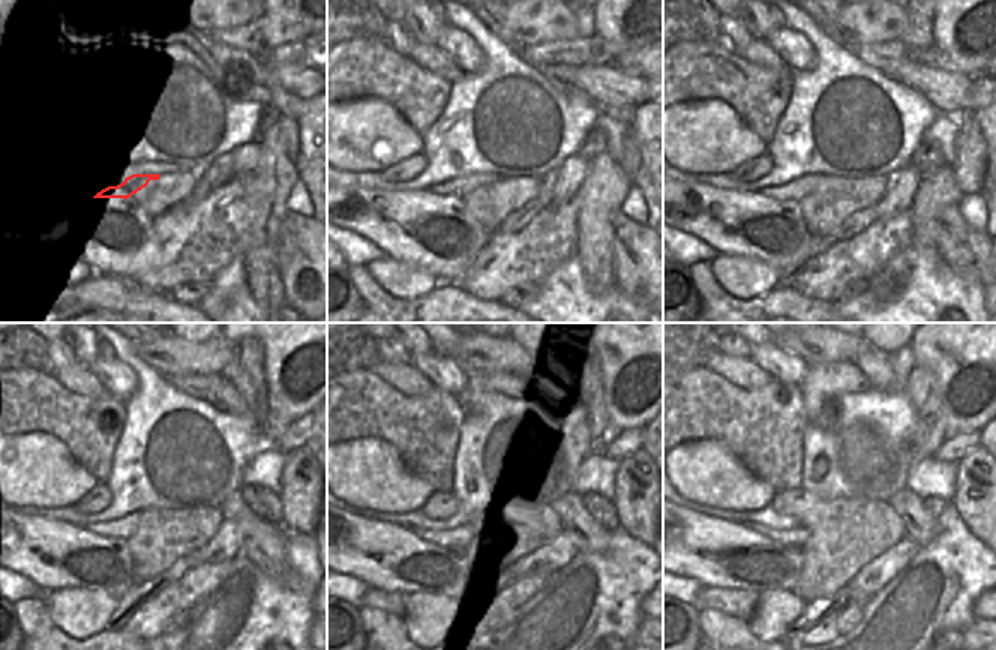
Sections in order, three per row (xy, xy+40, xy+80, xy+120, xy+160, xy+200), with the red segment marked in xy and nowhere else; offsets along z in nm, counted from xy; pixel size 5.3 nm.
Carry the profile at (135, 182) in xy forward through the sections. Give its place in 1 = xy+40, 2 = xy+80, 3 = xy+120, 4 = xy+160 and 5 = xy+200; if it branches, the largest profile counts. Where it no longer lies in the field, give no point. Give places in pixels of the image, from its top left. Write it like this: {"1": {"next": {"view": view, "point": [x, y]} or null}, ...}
{"1": {"next": {"view": "xy+40", "point": [461, 186]}}, "2": {"next": {"view": "xy+80", "point": [797, 189]}}, "3": {"next": {"view": "xy+120", "point": [125, 527]}}, "4": {"next": {"view": "xy+160", "point": [461, 533]}}, "5": {"next": {"view": "xy+200", "point": [797, 536]}}}

